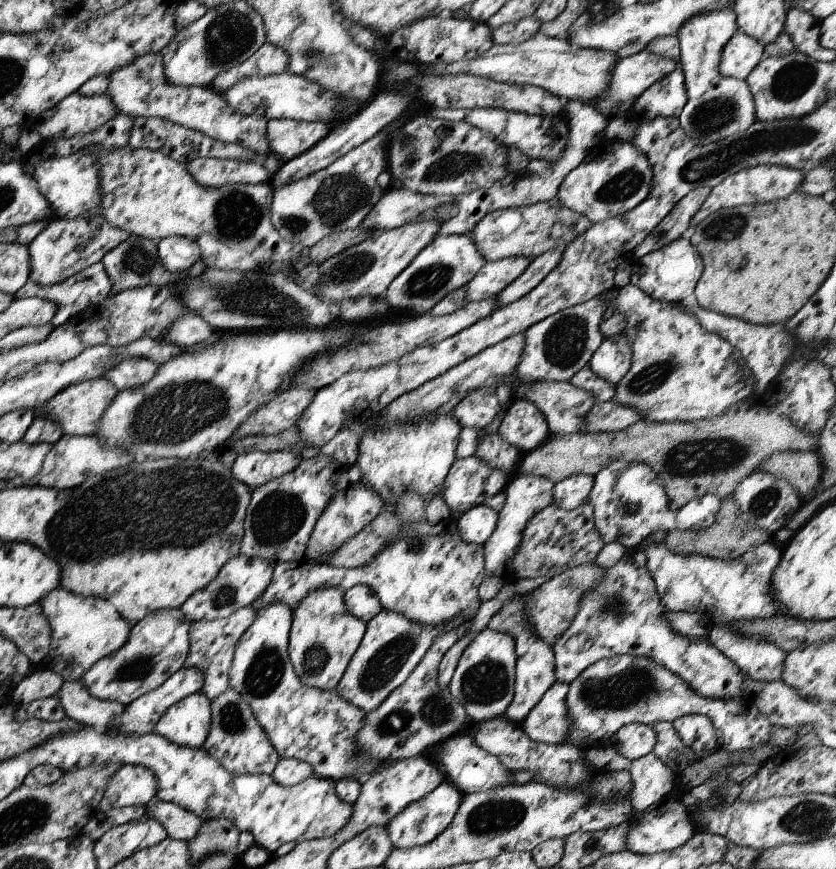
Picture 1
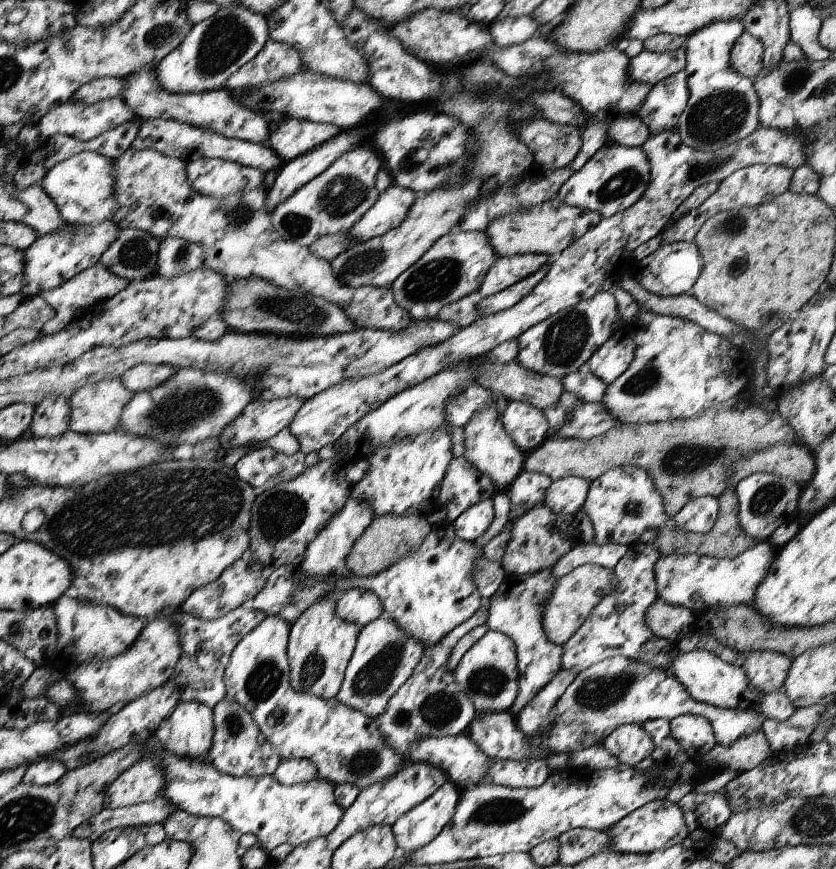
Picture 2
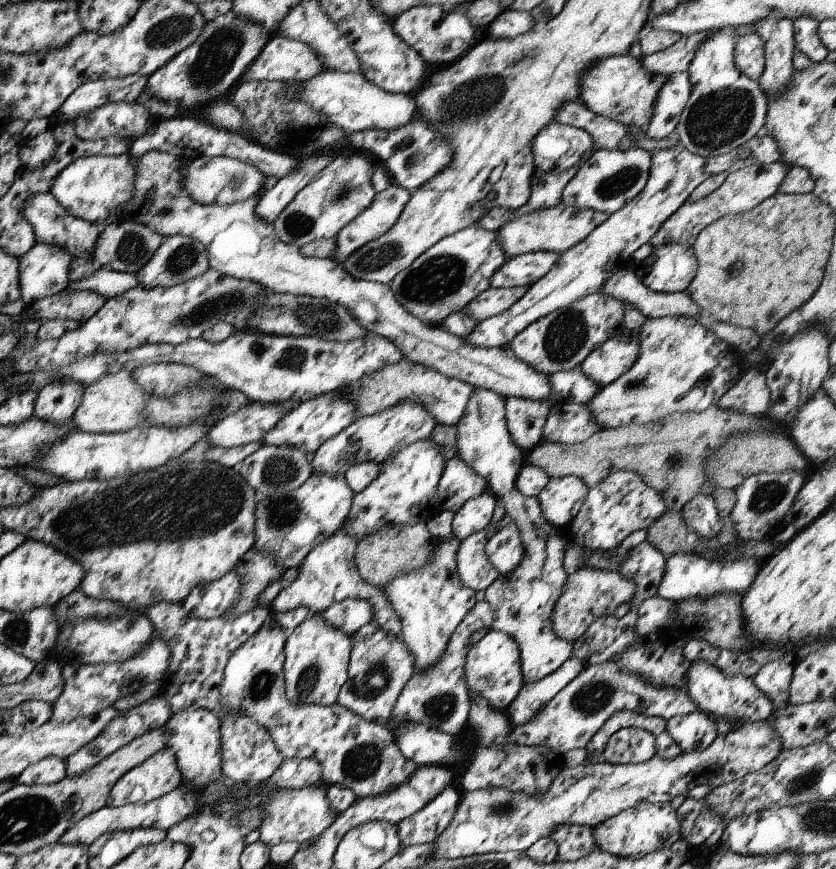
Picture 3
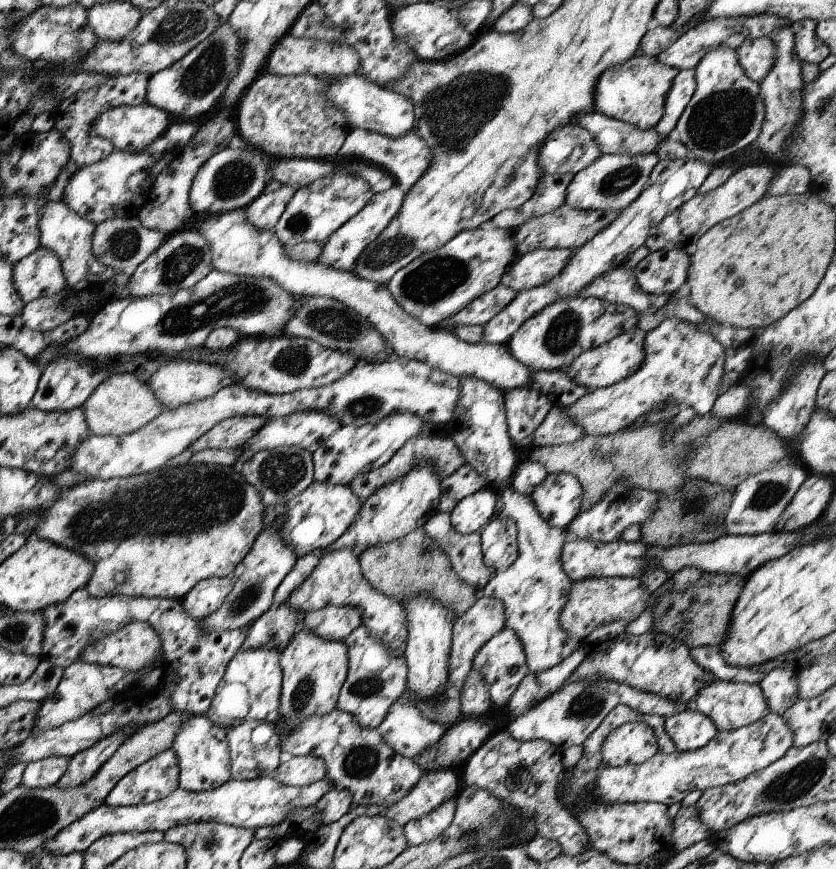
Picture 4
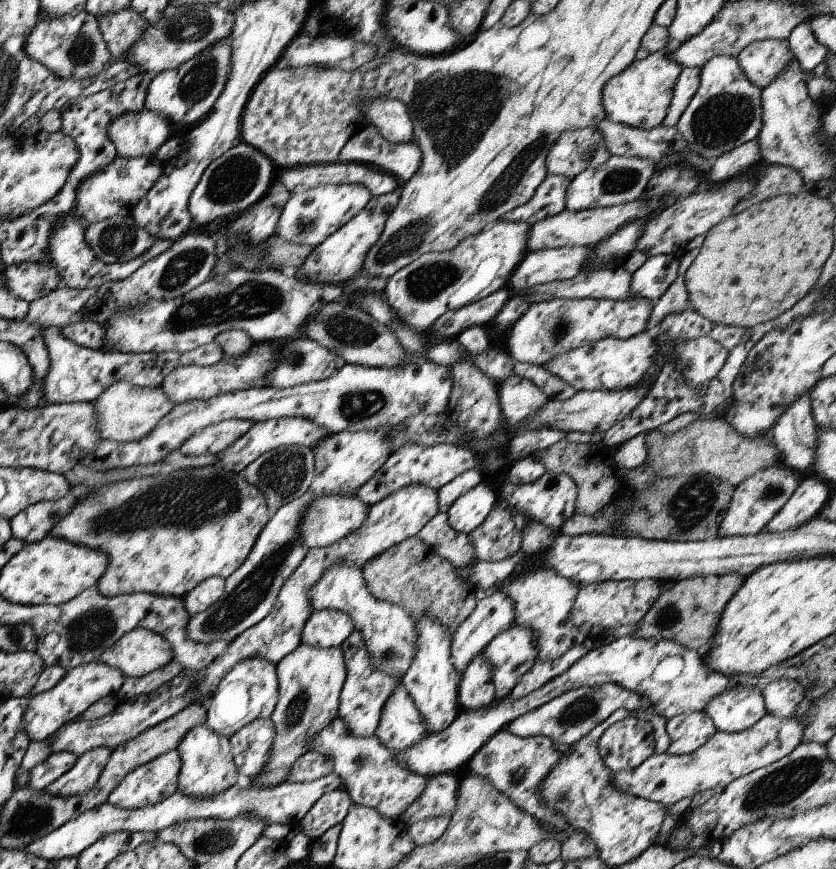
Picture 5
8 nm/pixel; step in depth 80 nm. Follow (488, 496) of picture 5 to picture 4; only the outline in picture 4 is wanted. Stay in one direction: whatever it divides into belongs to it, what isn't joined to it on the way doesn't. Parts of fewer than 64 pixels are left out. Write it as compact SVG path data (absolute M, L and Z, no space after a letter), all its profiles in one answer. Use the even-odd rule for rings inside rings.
M483 488L464 496L450 510L450 525L459 534L475 533L481 525L498 515L499 498L491 489Z

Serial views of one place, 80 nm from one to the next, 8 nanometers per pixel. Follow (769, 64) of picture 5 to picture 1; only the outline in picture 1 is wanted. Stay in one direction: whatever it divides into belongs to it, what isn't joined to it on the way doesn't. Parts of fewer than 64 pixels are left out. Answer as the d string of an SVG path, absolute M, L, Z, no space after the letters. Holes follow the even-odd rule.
M737 30L721 49L718 69L724 77L744 79L764 56L764 46L757 39Z

